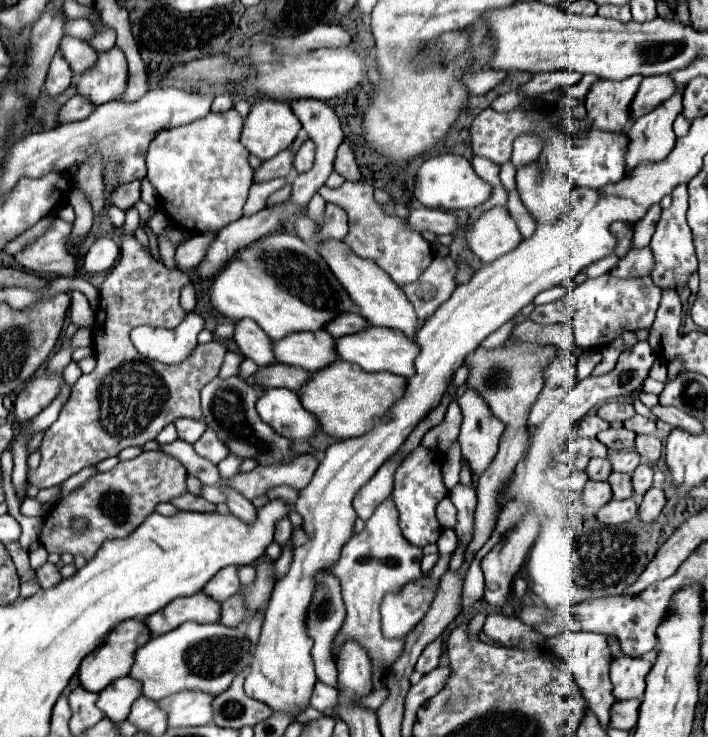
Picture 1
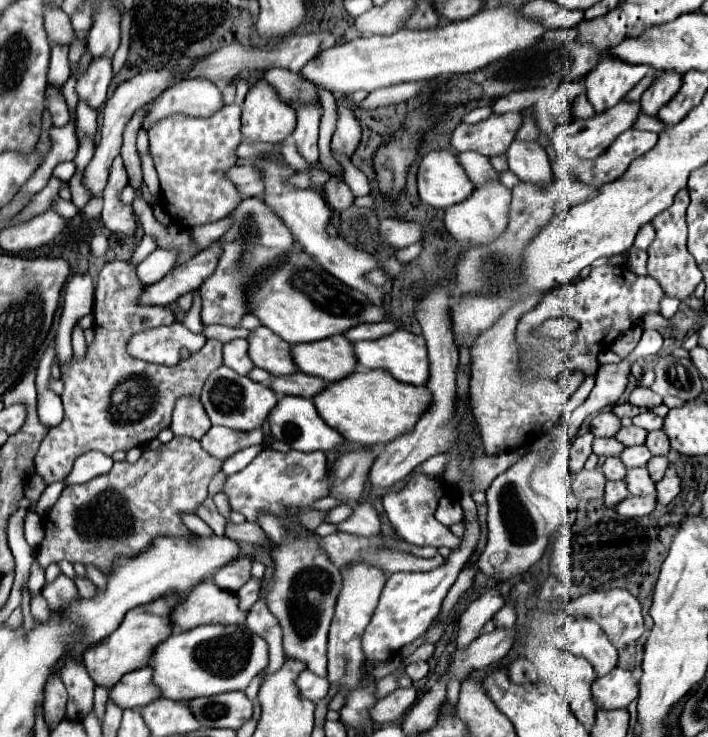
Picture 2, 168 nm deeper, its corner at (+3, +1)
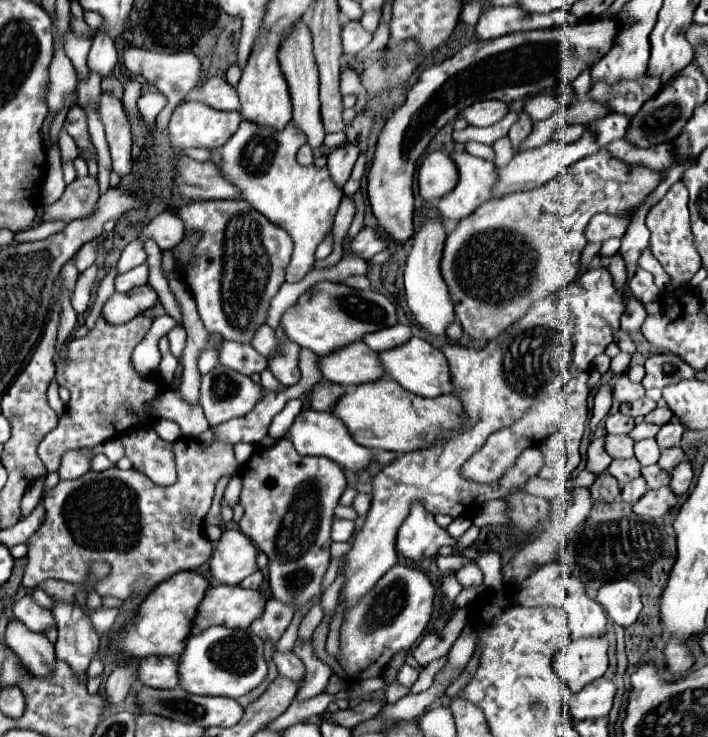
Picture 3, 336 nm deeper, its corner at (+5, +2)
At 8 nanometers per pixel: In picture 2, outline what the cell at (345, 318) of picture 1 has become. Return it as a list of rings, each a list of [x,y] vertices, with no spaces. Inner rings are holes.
[[[382,321],[382,323],[364,323],[360,327],[352,327],[352,331],[346,331],[346,337],[354,343],[354,341],[374,341],[374,339],[382,339],[390,333],[394,333],[398,327],[392,321]]]

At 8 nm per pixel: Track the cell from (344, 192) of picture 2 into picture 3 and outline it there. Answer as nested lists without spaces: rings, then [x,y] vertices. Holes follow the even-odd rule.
[[[344,144],[342,148],[336,148],[328,154],[328,170],[336,186],[342,188],[346,184],[356,158],[358,158],[358,148],[354,144]]]

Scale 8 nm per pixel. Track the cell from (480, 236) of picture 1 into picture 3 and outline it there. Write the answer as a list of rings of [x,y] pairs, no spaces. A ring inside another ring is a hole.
[[[454,152],[452,158],[458,166],[460,178],[456,188],[438,200],[438,210],[444,220],[460,222],[492,198],[498,174],[494,162],[470,156],[468,152]]]

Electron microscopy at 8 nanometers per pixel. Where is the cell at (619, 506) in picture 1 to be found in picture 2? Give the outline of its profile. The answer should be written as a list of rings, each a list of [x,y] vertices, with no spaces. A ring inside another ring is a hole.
[[[630,495],[628,499],[624,499],[624,503],[616,507],[616,511],[626,517],[646,517],[654,509],[656,509],[656,495],[646,495],[646,497]]]

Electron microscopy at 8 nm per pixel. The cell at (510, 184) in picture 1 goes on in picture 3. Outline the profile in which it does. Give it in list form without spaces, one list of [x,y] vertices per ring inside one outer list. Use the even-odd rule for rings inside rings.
[[[468,142],[468,146],[466,146],[466,152],[470,152],[472,156],[482,156],[482,158],[486,158],[486,160],[494,160],[494,150],[492,150],[492,146],[486,146],[486,144],[470,144]]]

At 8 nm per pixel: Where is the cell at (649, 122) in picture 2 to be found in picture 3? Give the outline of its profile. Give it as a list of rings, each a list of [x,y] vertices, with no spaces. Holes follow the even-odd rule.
[[[610,112],[606,118],[590,122],[590,128],[598,134],[598,144],[600,144],[600,146],[606,146],[608,142],[612,142],[612,140],[616,140],[616,138],[626,136],[628,124],[630,124],[630,118],[626,118],[624,114],[614,114],[614,112]]]

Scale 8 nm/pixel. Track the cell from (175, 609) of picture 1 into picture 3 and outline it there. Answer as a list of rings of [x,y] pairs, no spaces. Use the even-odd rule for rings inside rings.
[[[214,584],[208,586],[204,602],[196,610],[192,632],[198,634],[210,626],[248,628],[264,608],[266,598],[258,590],[246,590],[242,586]]]

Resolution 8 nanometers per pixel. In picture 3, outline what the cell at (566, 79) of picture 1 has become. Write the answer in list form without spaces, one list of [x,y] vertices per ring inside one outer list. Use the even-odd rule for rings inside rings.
[[[482,100],[472,104],[470,108],[466,108],[462,112],[462,116],[468,120],[468,124],[472,126],[490,126],[498,120],[504,118],[504,114],[508,114],[508,104],[506,102],[490,102],[490,100]]]

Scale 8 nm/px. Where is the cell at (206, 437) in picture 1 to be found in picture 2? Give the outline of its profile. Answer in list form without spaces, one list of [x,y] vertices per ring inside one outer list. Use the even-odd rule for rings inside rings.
[[[214,425],[204,439],[200,439],[204,451],[218,459],[228,459],[236,451],[250,447],[250,445],[260,445],[264,441],[262,429],[252,429],[252,431],[234,431],[228,427],[218,427]]]

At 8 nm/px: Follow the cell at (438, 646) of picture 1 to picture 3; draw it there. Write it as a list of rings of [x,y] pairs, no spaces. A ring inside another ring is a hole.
[[[404,664],[404,666],[400,668],[400,672],[398,672],[398,682],[410,688],[410,686],[418,680],[418,674],[420,674],[420,670],[418,670],[418,668],[412,668],[412,666]]]

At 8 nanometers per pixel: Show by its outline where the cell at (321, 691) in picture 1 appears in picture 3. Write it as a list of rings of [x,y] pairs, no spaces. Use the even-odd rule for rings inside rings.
[[[274,652],[274,662],[278,666],[278,672],[284,678],[290,678],[292,682],[298,682],[298,686],[302,684],[302,678],[306,674],[306,668],[304,668],[304,664],[302,664],[300,658],[294,658],[292,652],[286,652],[286,654]]]

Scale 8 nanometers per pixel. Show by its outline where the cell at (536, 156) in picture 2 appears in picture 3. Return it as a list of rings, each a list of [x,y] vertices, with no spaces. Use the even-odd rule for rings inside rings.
[[[520,112],[518,122],[516,122],[516,124],[510,128],[510,132],[508,132],[508,138],[510,138],[510,142],[512,142],[514,152],[518,152],[520,144],[526,140],[526,136],[528,136],[530,132],[532,132],[532,120],[528,118],[526,112]]]

